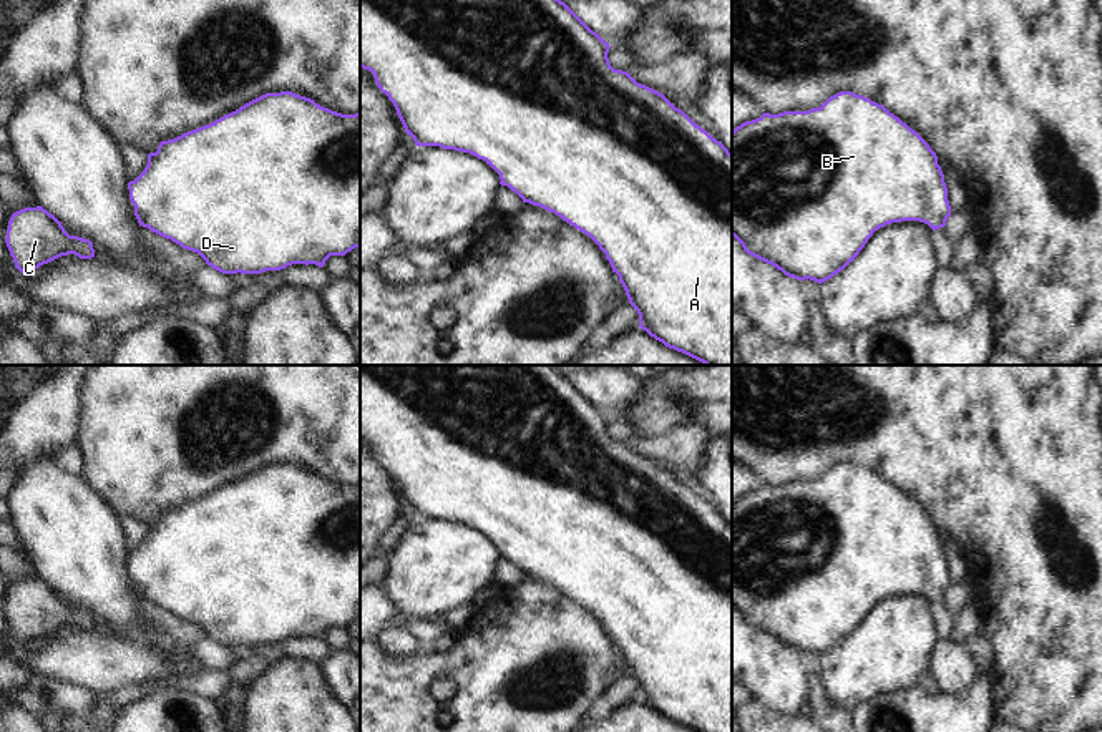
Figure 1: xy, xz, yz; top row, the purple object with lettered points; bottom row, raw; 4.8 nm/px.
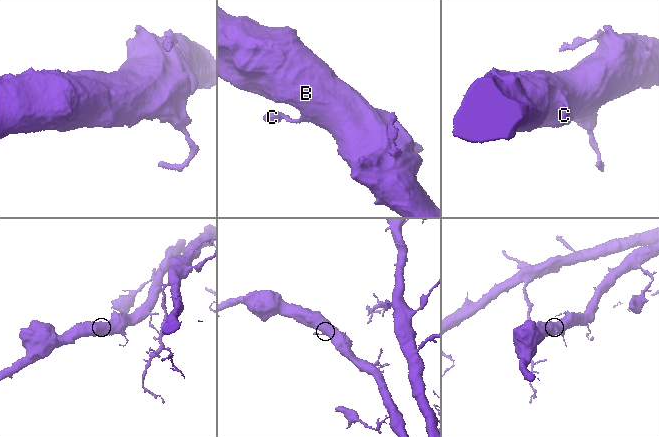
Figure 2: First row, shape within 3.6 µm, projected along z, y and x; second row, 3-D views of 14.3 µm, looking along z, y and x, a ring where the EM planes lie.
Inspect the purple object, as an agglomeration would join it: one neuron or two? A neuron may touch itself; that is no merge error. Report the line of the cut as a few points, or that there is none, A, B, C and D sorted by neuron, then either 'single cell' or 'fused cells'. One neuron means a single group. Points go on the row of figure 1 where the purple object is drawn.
cut none; groups A B C D; single cell

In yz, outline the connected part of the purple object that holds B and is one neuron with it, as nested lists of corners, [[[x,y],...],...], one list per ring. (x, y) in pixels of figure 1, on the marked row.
[[[840,91],[820,108],[763,113],[732,131],[732,236],[747,254],[797,281],[822,284],[831,279],[886,224],[919,221],[936,231],[949,216],[948,188],[936,153],[898,116],[861,95]]]

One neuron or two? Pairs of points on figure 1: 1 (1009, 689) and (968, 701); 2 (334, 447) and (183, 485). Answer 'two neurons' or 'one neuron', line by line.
1: two neurons
2: one neuron

